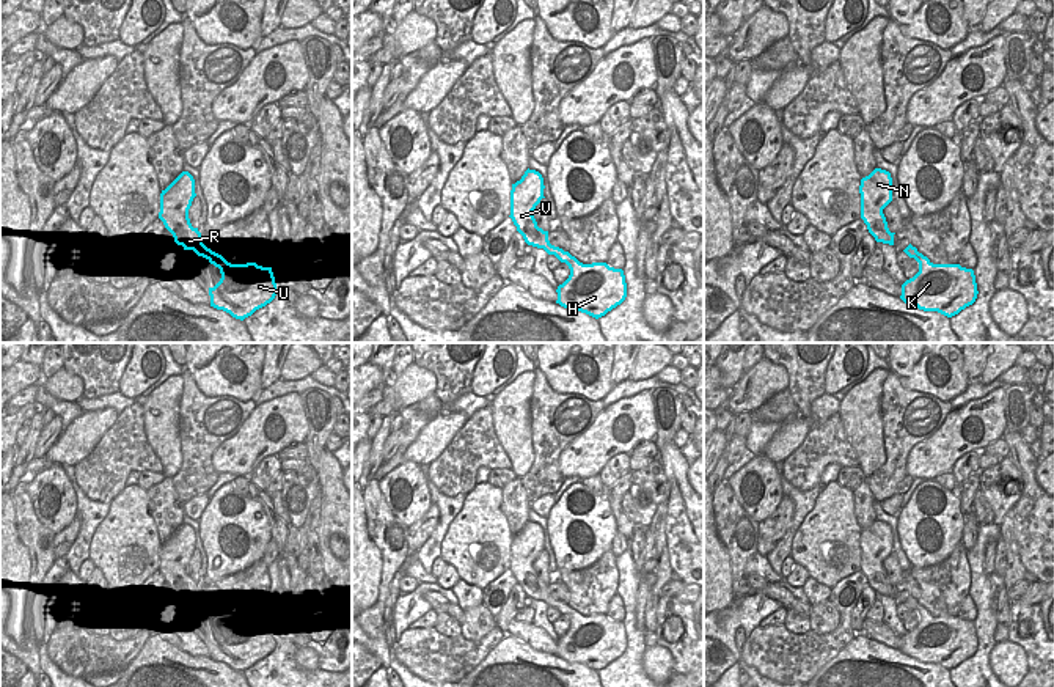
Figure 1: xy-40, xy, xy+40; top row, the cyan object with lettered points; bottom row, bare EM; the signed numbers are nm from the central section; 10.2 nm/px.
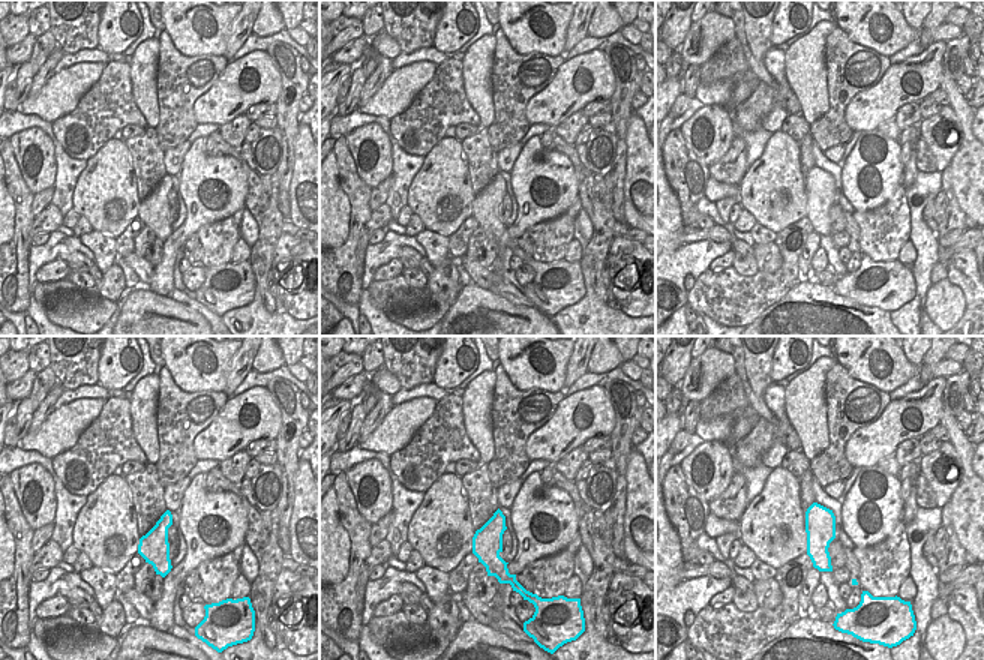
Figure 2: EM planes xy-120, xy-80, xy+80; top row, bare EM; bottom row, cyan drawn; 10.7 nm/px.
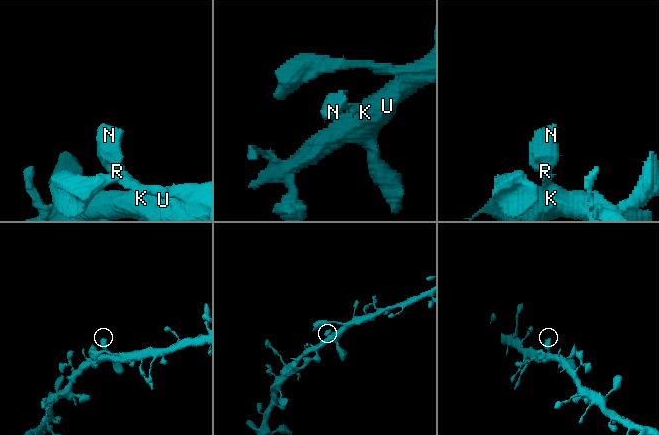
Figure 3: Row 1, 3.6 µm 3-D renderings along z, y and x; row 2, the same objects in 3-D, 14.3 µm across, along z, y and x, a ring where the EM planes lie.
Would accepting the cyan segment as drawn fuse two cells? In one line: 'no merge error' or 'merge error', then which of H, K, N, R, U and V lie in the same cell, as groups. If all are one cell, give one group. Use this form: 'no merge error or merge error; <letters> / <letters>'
no merge error; H K N R U V

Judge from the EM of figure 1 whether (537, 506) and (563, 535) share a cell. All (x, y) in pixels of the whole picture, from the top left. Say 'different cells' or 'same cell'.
different cells

